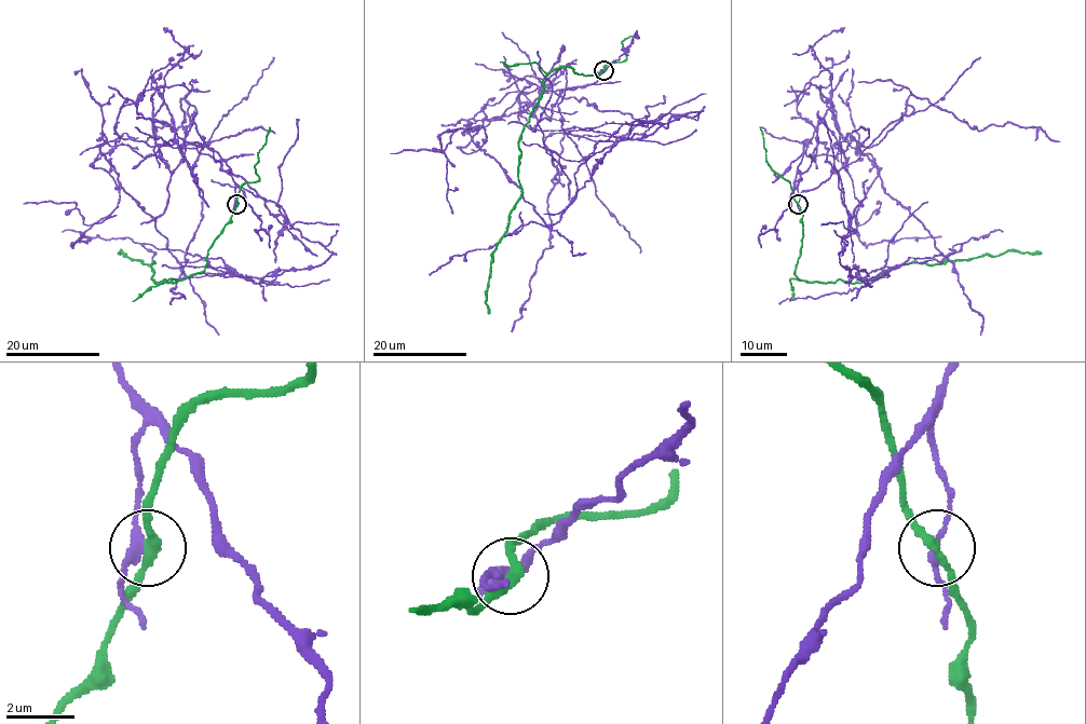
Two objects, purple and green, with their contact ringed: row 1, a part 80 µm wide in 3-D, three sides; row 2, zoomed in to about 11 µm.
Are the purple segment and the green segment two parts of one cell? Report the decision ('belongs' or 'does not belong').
does not belong

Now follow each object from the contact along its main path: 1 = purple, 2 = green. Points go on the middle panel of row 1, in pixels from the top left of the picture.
1: (602, 70), (591, 85), (556, 92), (665, 127), (698, 112), (621, 140), (557, 222), (528, 222), (429, 274)
2: (605, 70), (580, 74), (556, 68), (543, 81), (543, 93), (519, 137), (521, 195), (493, 254), (489, 313)

